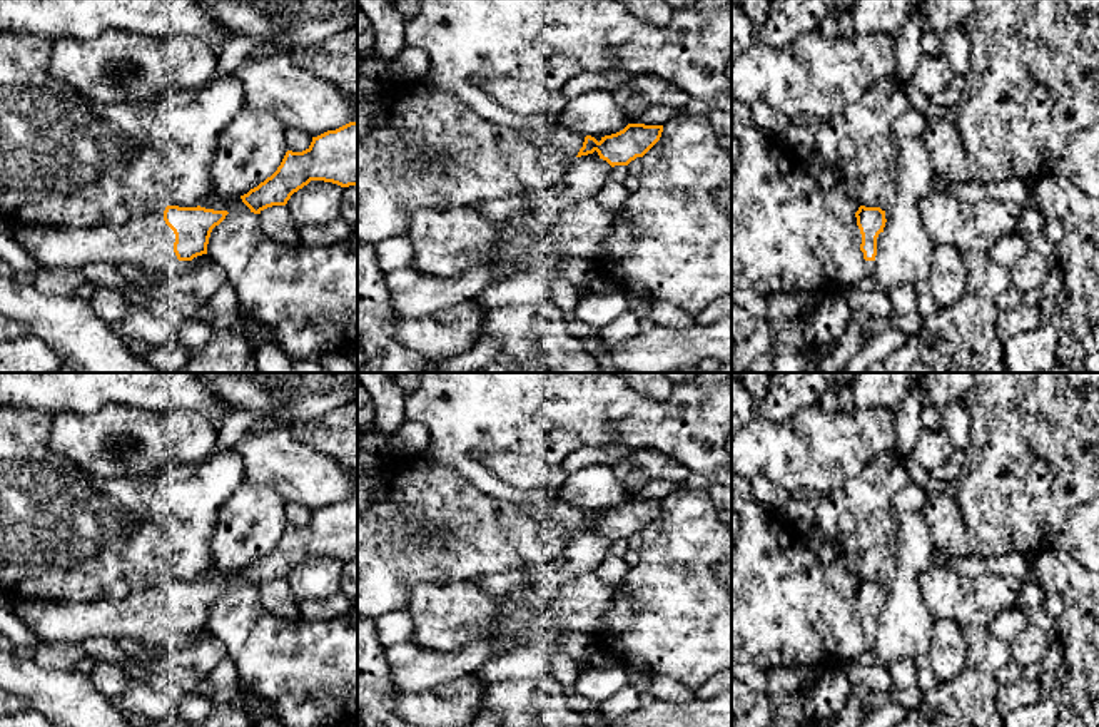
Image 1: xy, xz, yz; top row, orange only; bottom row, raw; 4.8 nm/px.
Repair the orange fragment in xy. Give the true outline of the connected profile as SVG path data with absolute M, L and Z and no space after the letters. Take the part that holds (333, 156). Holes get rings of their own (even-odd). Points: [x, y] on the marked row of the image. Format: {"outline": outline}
{"outline": "M357 120L312 137L302 152L287 150L277 170L241 199L251 212L261 214L286 206L311 180L357 186Z"}

